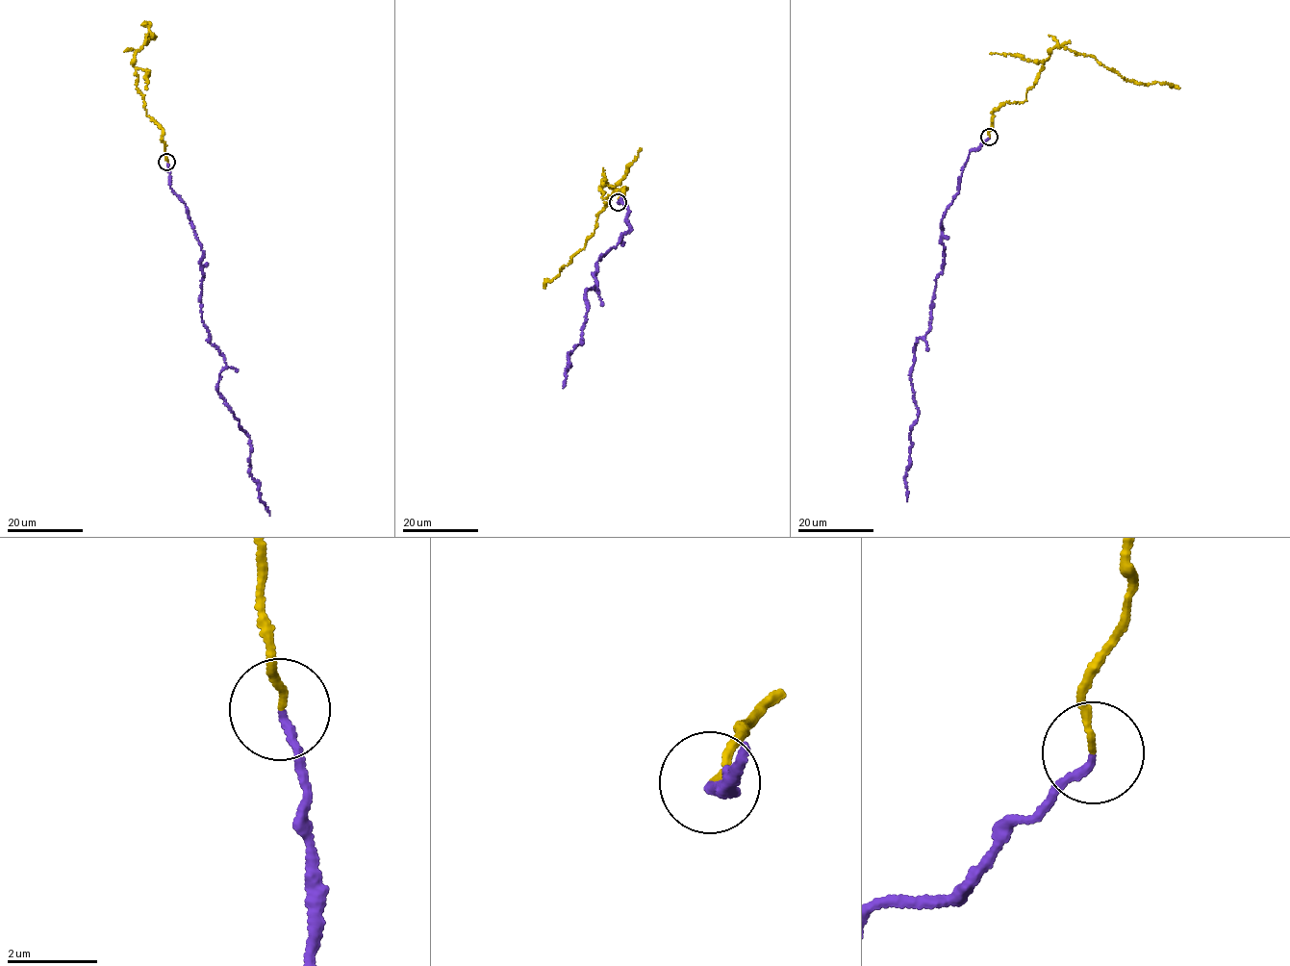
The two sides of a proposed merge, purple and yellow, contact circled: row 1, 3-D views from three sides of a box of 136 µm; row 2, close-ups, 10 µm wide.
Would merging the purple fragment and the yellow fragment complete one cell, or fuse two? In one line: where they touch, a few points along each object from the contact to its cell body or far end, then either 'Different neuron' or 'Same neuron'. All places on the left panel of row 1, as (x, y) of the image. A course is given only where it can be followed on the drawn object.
Place: (166, 162). Course of purple: (167, 163), (203, 254), (203, 324), (225, 366), (216, 391), (247, 434), (249, 473), (269, 515). Course of yellow: (167, 163), (163, 132), (148, 115), (134, 63), (147, 36), (156, 37), (151, 37), (146, 22). Same neuron

